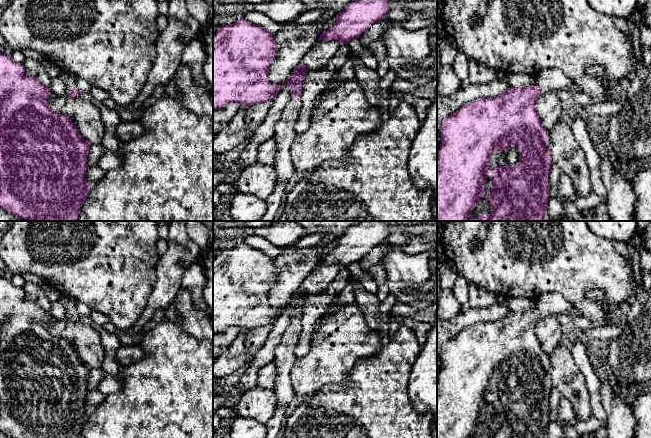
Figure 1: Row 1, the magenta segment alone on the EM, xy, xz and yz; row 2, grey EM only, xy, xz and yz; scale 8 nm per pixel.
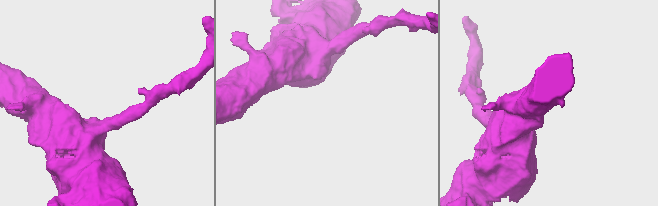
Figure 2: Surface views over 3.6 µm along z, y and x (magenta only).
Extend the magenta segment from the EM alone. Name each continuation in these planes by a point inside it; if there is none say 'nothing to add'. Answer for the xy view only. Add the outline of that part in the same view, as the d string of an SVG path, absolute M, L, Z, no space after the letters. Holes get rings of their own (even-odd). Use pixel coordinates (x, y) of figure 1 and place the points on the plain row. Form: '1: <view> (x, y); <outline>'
1: xy (69, 302); M61 294L59 300L66 306L66 312L76 312L75 300L67 295Z

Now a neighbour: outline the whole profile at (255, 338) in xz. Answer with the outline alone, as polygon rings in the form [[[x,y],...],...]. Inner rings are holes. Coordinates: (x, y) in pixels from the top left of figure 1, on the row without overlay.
[[[262,326],[246,330],[246,351],[248,352],[248,358],[245,362],[246,367],[265,343],[270,327]]]

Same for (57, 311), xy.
[[[57,300],[56,302],[53,302],[51,304],[49,313],[52,318],[56,320],[62,320],[65,318],[66,313],[67,313],[66,306],[60,300]]]

